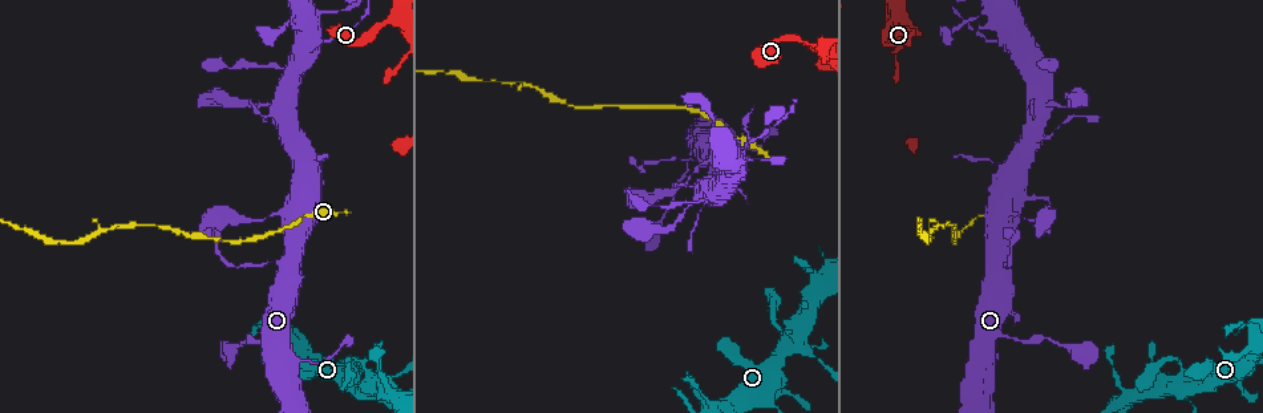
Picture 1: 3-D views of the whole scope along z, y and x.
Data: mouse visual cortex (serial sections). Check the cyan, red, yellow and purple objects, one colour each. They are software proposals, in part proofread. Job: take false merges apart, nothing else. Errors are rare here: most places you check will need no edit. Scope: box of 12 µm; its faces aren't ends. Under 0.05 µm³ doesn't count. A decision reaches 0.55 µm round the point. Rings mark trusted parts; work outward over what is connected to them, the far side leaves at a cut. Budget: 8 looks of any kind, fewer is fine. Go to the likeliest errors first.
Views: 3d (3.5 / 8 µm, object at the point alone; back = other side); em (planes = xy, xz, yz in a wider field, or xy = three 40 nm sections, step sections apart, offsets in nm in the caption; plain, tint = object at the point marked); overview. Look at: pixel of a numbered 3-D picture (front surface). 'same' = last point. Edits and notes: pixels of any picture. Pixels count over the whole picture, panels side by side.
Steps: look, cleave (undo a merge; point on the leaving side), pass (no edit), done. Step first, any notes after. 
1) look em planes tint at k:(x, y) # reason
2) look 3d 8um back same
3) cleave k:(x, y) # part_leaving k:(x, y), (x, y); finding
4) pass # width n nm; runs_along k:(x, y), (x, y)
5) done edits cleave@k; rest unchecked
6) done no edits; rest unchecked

look 3d 3.5um back at 1:(700, 158) # side arm on a straight run

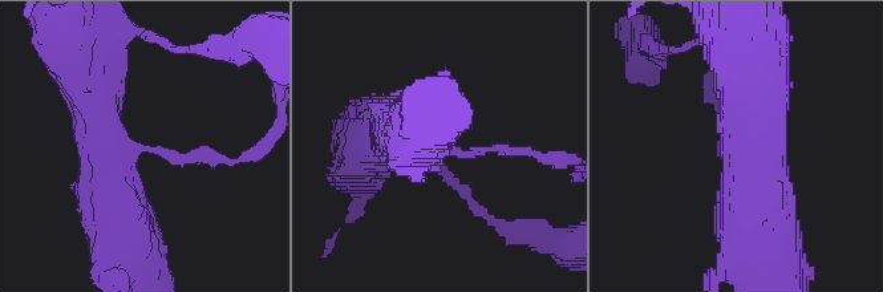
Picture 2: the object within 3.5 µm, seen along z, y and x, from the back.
look em xy step 3 plain at 2:(126, 147) # arms 3; arm_widths 150, 500, 700 nm

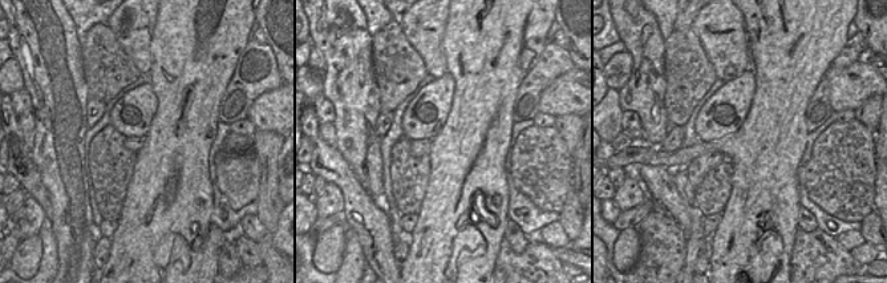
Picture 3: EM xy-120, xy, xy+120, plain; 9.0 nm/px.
look em xy step 3 tint same # with the object marked

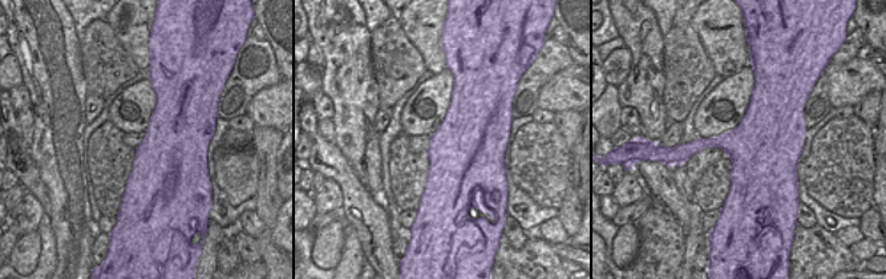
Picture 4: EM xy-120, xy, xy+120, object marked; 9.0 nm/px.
pass # width 700 nm; runs_along 2:(137, 244), (104, 163), (88, 77); all the same cell

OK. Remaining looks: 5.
look 3d 8um at 1:(749, 147) # thick turns thin

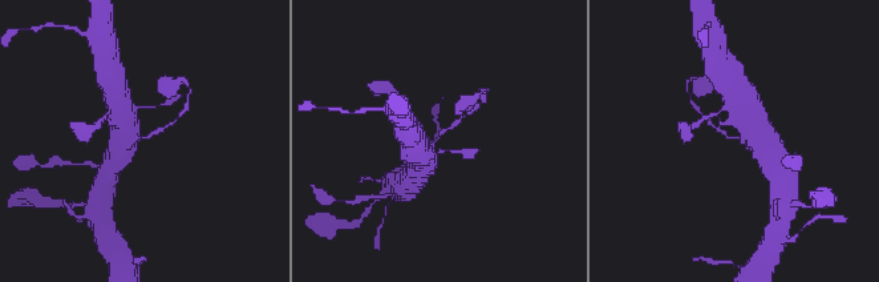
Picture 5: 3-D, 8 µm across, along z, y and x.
look em xy step 5 tint at 5:(139, 137) # arm_widths 200, 700 nm; need the tissue

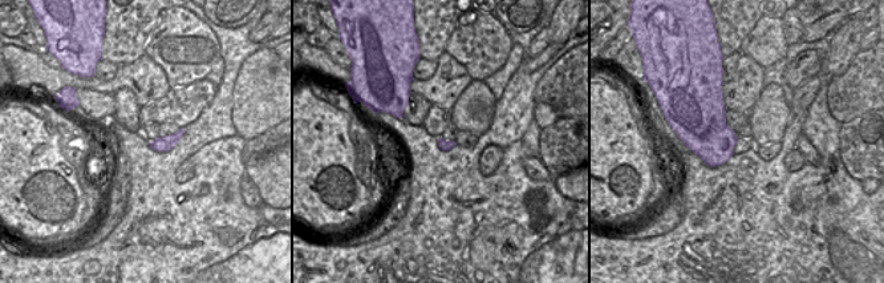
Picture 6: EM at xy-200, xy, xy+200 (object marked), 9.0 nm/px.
pass # width 100 nm; runs_along 5:(421, 164), (440, 133), (462, 117); one cell here

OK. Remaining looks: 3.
look 3d 8um at 1:(798, 348) # small branch off a trunk

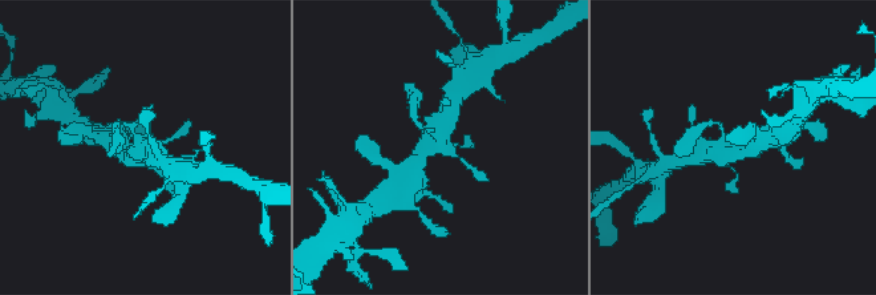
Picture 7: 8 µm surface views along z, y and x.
look 3d 3.5um at 7:(736, 147)

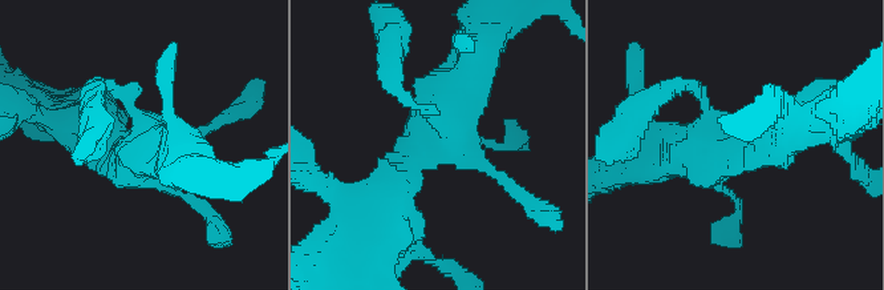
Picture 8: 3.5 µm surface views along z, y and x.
look em xy step 2 tint at 8:(453, 146) # now the EM

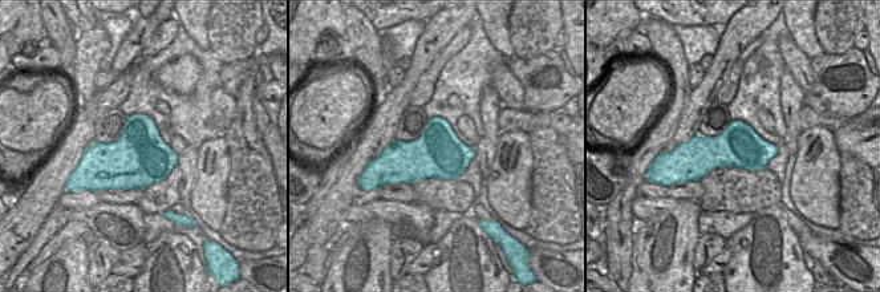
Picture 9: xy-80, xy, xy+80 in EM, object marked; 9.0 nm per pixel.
pass # width 460 nm; runs_along 8:(392, 185), (445, 123), (477, 41); all the same cell

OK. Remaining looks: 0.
done no edits; rest unchecked

